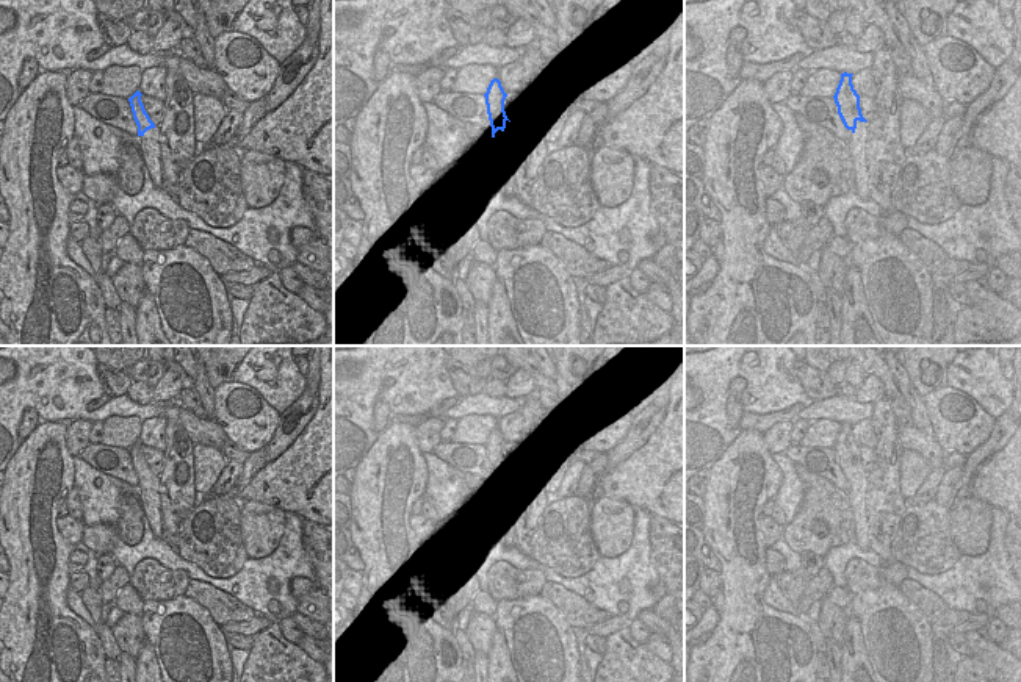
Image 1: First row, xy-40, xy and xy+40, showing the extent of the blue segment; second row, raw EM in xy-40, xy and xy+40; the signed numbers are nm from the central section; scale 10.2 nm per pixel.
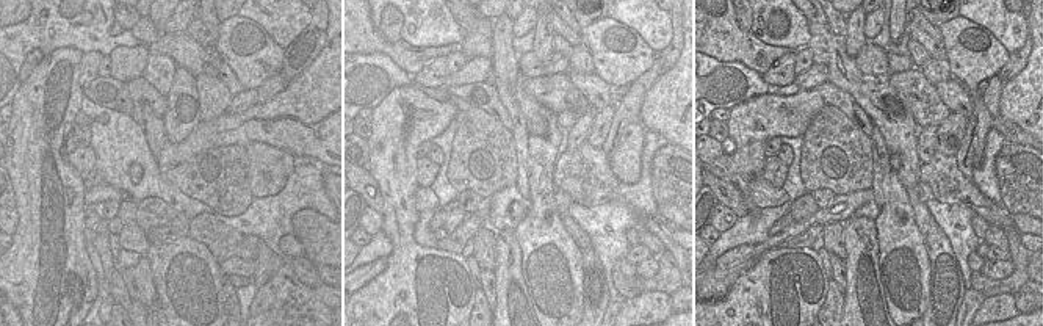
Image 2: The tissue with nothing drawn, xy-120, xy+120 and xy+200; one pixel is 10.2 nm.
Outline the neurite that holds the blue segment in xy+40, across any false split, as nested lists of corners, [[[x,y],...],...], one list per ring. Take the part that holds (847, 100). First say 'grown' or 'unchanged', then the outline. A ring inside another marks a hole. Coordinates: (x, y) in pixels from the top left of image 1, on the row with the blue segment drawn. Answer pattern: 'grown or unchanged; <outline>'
unchanged; [[[841,74],[839,84],[836,88],[836,92],[833,95],[835,103],[838,106],[838,114],[847,130],[855,133],[857,122],[868,122],[860,108],[860,95],[853,89],[852,84],[852,75],[853,74]]]

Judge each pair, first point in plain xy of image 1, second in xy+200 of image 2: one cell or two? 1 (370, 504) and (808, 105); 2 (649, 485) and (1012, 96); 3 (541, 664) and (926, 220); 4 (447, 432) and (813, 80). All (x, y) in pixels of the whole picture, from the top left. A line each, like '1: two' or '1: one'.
1: one
2: one
3: two
4: two

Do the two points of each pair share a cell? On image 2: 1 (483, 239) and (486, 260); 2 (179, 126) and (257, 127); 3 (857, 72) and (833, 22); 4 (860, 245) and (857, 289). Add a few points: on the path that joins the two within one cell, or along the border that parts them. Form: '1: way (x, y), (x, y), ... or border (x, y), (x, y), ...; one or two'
1: way (484, 243), (486, 256); one
2: border (201, 121), (180, 141), (166, 141); two
3: way (844, 63), (833, 52), (833, 35); one
4: way (860, 256), (857, 278); one

